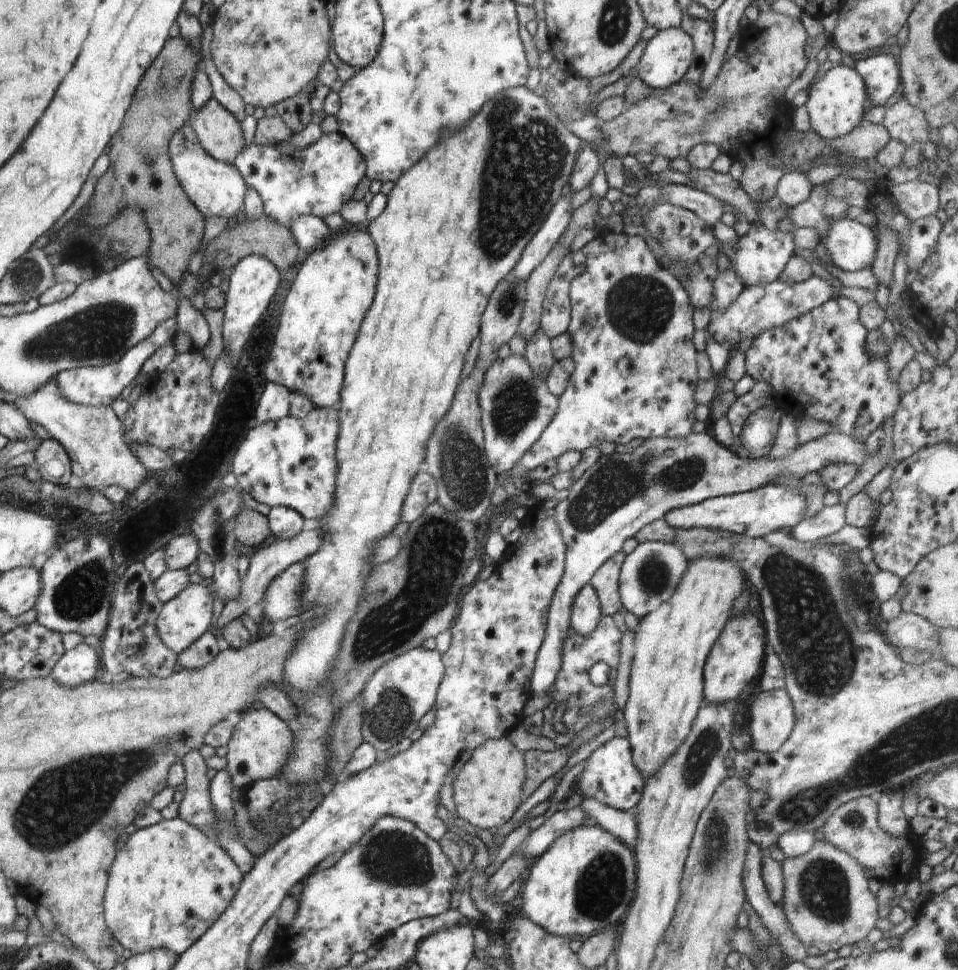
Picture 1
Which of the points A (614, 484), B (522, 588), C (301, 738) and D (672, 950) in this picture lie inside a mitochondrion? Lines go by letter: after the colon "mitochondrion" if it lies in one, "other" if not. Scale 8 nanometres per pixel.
A: mitochondrion
B: other
C: other
D: mitochondrion

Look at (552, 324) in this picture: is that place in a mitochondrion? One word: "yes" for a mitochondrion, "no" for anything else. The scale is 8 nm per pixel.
no

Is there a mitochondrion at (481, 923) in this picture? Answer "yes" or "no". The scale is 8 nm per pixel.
no

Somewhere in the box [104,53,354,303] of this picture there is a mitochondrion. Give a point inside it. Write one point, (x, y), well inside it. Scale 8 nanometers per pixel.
(170, 84)

